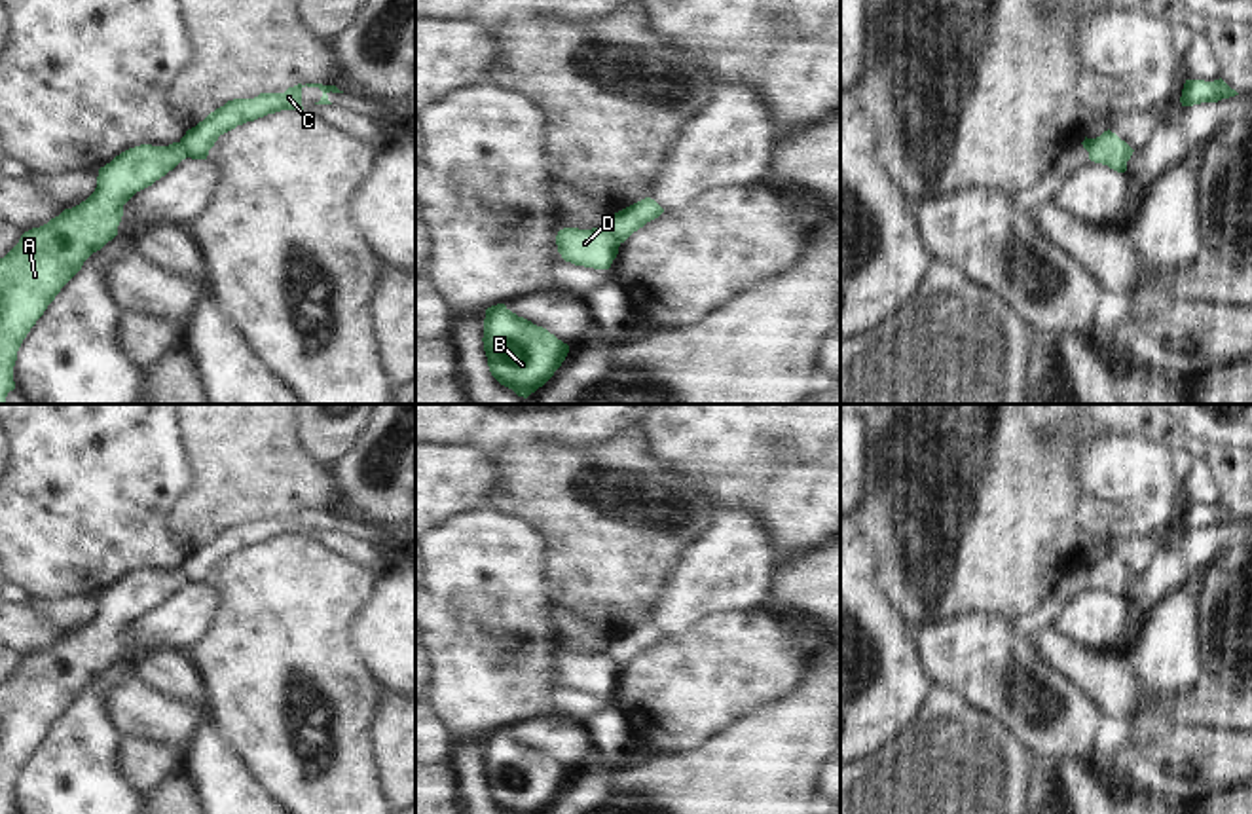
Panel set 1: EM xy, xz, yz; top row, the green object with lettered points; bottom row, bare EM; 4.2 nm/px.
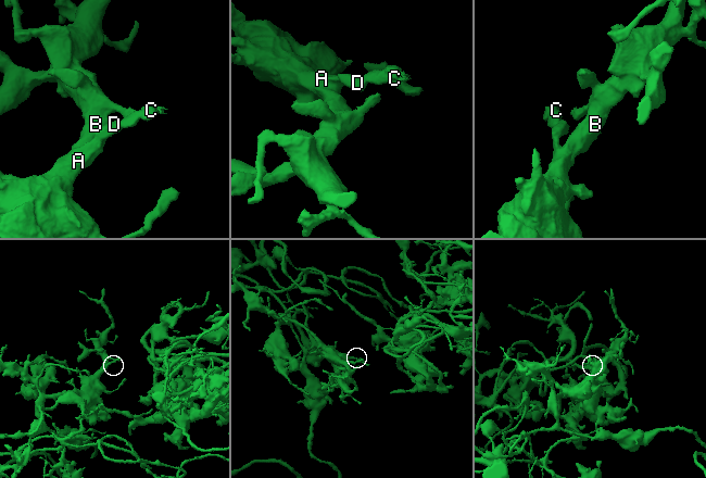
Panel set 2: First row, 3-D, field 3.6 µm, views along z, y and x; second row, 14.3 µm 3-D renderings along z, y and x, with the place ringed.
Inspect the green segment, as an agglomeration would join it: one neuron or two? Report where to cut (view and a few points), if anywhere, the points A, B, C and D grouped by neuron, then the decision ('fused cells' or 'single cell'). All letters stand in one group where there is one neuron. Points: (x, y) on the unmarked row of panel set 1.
cut in xz along (604, 653), (619, 668); A B D / C; fused cells

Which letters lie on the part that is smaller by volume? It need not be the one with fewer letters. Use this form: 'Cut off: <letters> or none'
Cut off: C

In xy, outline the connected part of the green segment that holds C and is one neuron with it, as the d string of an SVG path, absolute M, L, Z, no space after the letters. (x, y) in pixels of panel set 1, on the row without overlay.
M298 509L294 512L288 512L285 518L260 518L254 524L228 526L195 552L186 556L186 560L180 564L184 579L192 584L207 584L209 575L214 571L218 562L235 554L237 550L281 535L304 535L304 512L305 510Z

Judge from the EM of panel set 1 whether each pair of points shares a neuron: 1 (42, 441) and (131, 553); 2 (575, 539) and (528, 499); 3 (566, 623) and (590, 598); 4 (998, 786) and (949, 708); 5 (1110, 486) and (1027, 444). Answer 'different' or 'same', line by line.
1: same
2: same
3: different
4: same
5: different

